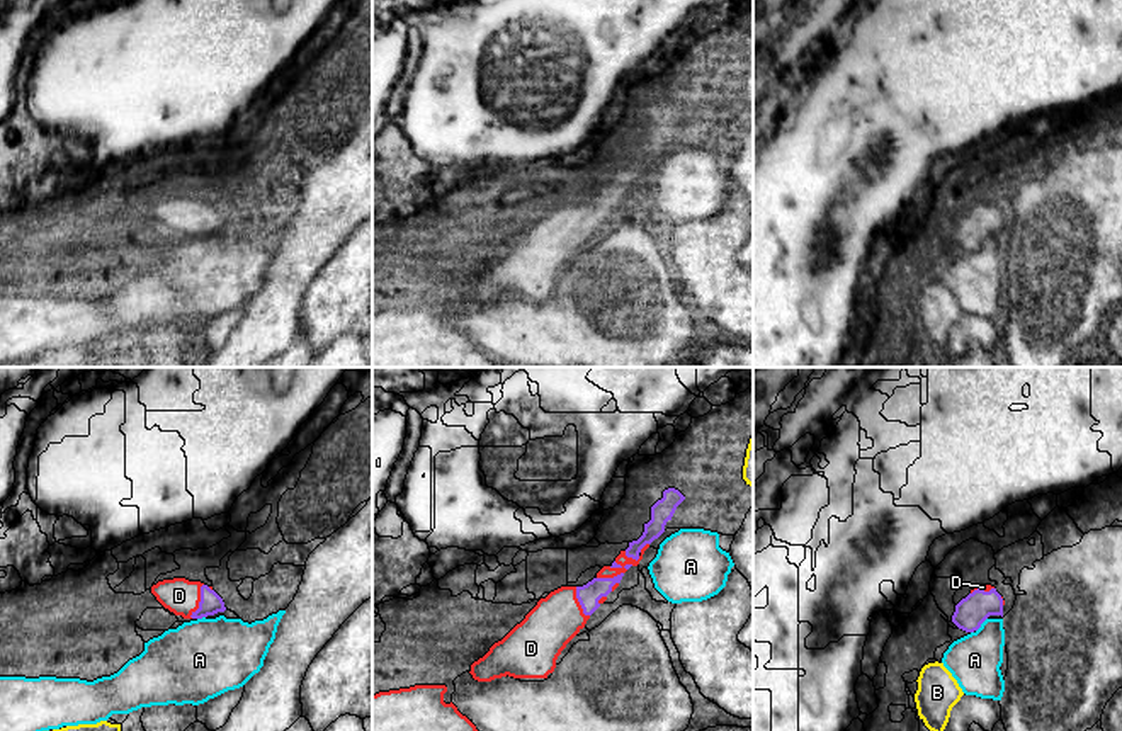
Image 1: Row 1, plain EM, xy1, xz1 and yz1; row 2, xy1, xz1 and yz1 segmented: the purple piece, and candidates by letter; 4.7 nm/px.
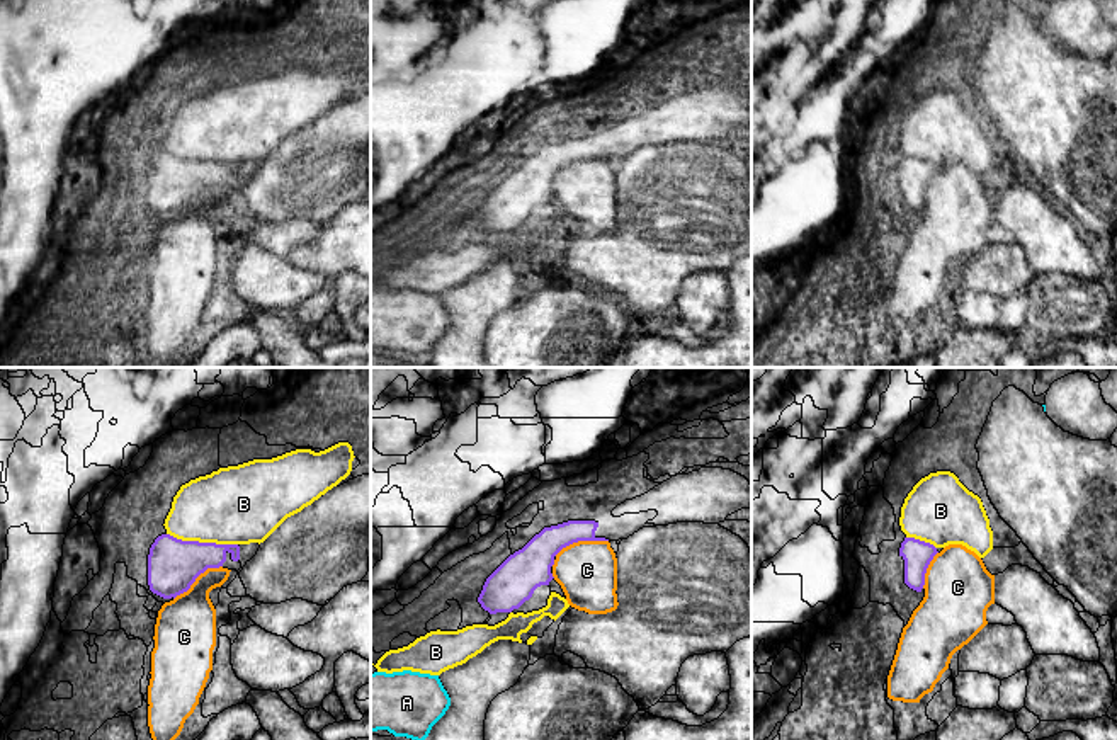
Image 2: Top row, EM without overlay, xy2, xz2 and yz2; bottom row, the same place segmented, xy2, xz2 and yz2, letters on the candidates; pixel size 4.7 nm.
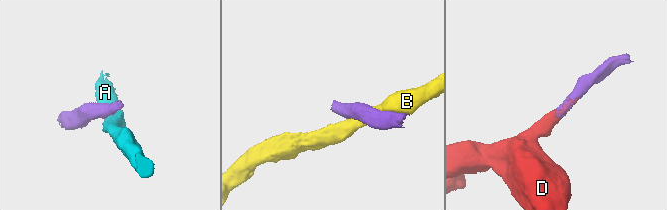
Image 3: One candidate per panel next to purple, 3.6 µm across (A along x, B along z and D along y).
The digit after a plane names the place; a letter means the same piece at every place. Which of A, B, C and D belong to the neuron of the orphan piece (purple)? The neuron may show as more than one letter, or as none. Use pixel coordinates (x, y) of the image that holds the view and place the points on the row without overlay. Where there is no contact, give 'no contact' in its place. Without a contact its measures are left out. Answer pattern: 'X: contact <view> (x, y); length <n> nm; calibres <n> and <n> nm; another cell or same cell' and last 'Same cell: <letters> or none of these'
A: contact yz1 (981, 242); length 90 nm; calibres 150 and 240 nm; another cell
B: contact xy2 (203, 162); length 340 nm; calibres 240 and 360 nm; another cell
C: contact xz2 (580, 159); length 260 nm; calibres 170 and 280 nm; another cell
D: contact xy1 (201, 220); length 180 nm; calibres 100 and 170 nm; same cell
Same cell: D

